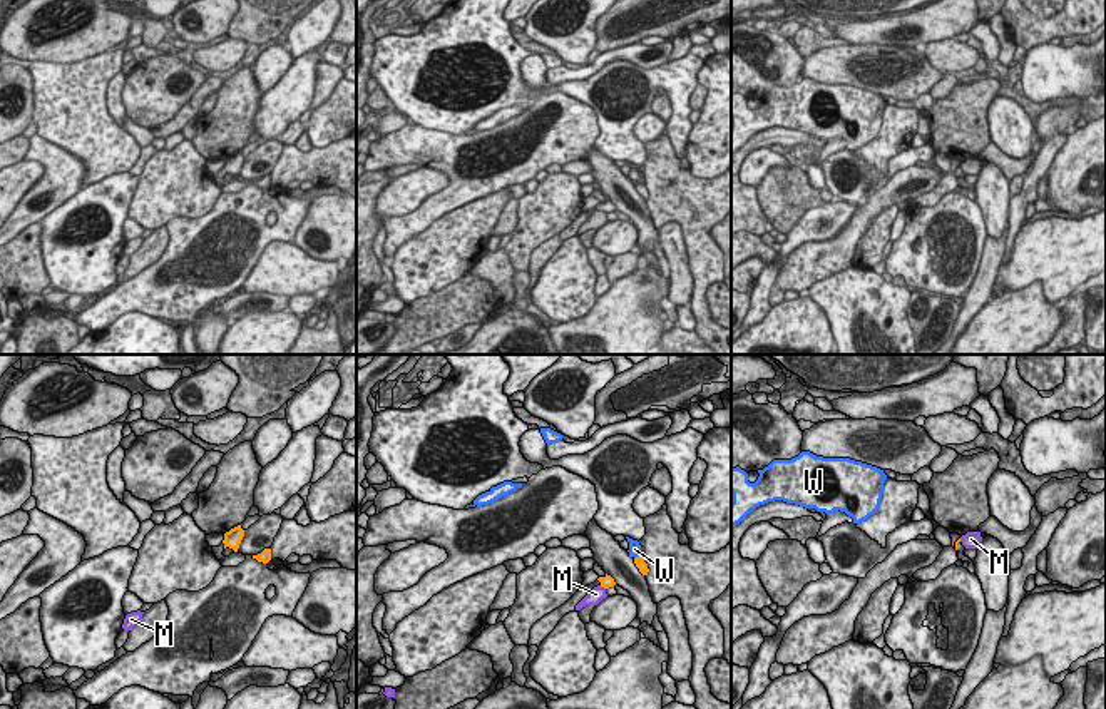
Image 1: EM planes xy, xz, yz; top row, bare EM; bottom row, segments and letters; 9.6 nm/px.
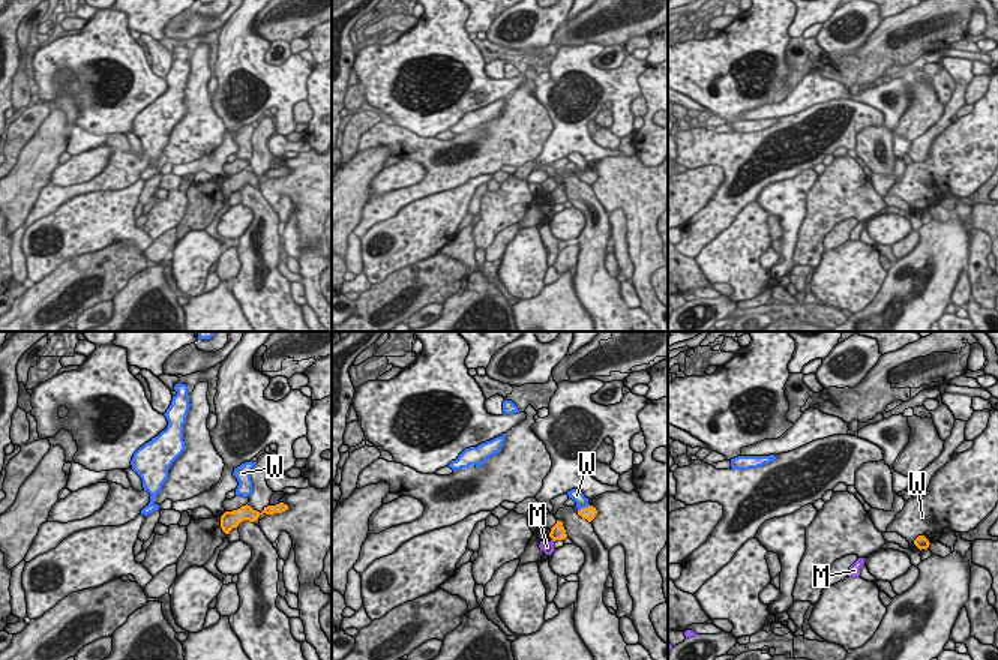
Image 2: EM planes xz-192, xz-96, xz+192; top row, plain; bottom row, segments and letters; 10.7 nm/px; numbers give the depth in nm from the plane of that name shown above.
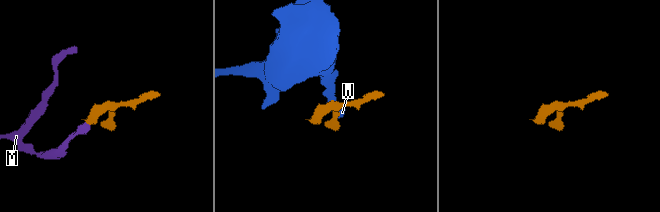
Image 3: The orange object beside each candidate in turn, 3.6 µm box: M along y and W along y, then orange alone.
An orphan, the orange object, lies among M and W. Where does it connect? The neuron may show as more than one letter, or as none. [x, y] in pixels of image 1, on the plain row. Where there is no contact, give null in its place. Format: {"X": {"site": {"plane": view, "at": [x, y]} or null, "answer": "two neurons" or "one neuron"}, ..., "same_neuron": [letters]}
{"M": {"site": {"plane": "xz", "at": [603, 211]}, "answer": "two neurons"}, "W": {"site": {"plane": "xz", "at": [636, 183]}, "answer": "two neurons"}, "same_neuron": []}

